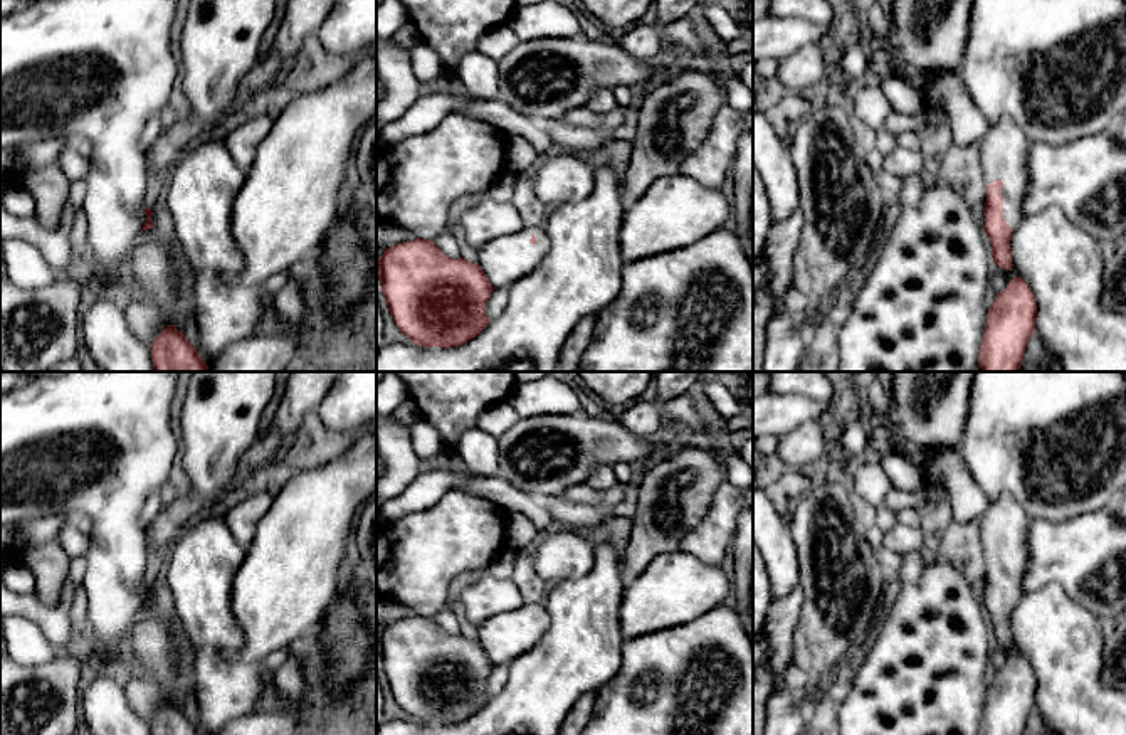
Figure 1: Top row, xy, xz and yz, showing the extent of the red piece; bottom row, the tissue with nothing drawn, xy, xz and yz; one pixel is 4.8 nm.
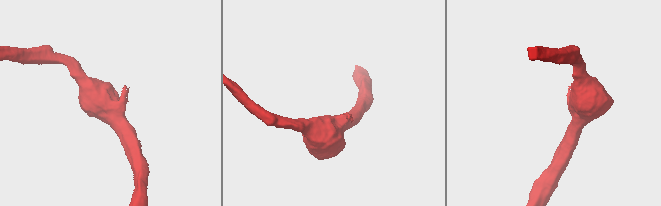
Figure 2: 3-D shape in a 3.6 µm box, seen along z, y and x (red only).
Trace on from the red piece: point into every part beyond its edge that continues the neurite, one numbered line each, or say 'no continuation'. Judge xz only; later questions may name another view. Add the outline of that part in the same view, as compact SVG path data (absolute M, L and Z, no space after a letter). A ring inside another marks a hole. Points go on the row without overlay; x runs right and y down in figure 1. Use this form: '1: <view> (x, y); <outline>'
1: xz (508, 634); M545 602L523 604L513 612L501 612L479 631L479 641L494 664L508 664L516 656L533 648L551 624Z

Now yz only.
1: yz (1004, 527); M1010 494L990 501L978 520L985 562L1002 557L1003 595L1012 609L1023 597L1023 577L1029 567L1027 531L1029 516Z

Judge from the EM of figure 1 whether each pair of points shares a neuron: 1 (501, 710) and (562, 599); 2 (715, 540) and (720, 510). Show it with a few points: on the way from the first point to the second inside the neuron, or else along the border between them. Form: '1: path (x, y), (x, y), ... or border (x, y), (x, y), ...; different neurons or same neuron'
1: path (528, 683), (562, 650), (562, 626); same neuron
2: path (715, 534), (720, 527), (720, 517); same neuron

